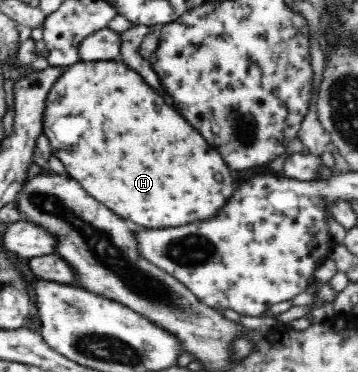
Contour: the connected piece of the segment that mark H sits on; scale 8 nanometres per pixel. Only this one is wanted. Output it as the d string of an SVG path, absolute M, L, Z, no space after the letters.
M83 61L75 62L71 66L64 69L55 84L49 90L47 102L45 102L45 136L51 142L53 152L57 154L57 158L65 164L65 170L69 176L73 176L77 182L83 184L83 188L97 198L99 202L103 202L105 206L109 206L113 212L117 212L119 216L123 216L125 220L135 222L137 226L145 226L145 228L175 228L175 226L185 226L185 224L193 224L199 220L211 220L215 218L227 204L227 200L233 196L235 192L235 180L231 178L231 170L227 168L227 164L223 162L221 154L209 146L205 142L205 138L181 116L177 114L161 96L160 92L149 86L144 78L131 67L128 67L123 61Z

